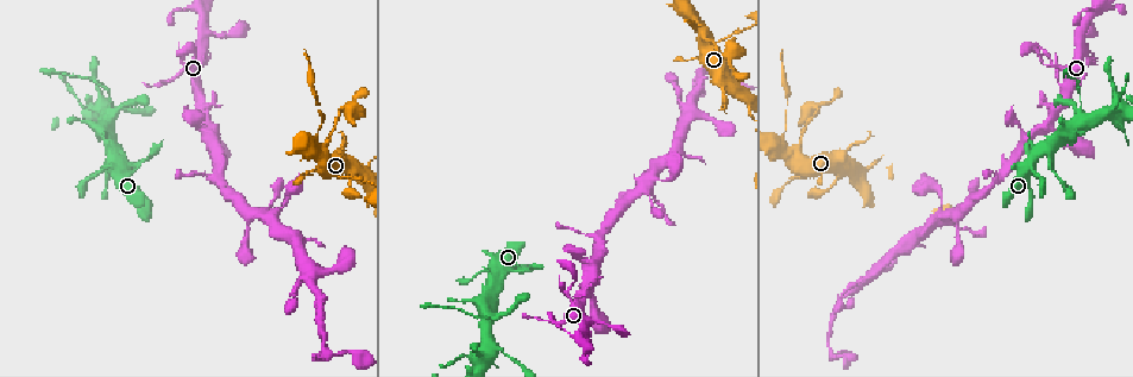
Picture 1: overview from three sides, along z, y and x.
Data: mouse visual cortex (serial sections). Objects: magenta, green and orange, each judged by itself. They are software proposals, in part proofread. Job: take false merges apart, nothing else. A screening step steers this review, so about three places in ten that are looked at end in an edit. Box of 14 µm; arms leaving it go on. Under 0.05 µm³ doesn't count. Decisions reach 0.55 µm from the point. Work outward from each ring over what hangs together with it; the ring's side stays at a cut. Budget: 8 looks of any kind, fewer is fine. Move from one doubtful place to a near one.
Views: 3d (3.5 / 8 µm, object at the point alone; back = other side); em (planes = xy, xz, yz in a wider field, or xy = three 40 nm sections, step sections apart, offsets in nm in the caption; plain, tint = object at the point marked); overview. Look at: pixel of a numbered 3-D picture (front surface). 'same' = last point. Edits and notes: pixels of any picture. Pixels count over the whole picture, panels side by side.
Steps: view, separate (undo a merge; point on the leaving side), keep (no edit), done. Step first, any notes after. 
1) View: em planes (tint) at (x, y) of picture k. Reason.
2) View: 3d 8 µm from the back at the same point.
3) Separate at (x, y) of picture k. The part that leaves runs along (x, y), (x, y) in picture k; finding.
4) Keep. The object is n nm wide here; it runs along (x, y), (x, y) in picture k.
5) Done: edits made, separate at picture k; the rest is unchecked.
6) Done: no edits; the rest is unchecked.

View: 3d 3.5 µm from the back at (319, 130) of picture 1. A narrow waist.

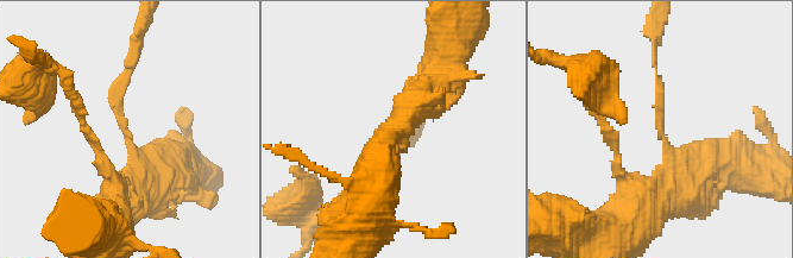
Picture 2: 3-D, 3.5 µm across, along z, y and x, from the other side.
View: em xy step 5 (tint) at (661, 134) of picture 2. The arms are 100, 350 nm wide; shape alone is not enough.

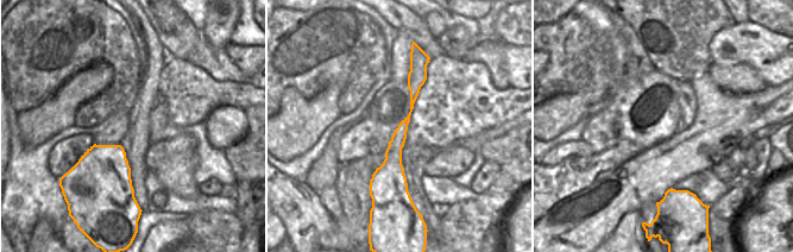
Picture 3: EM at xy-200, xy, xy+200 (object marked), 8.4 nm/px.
Separate at (659, 89) of picture 2. The part that leaves runs along (659, 125), (656, 33) in picture 2; two cells meet here.

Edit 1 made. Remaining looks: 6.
View: 3d 3.5 µm at (706, 74) of picture 1. Branch point.

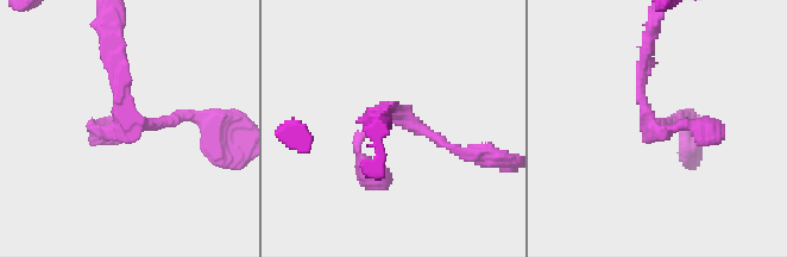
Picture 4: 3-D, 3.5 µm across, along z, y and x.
View: em xy step 2 (tint) at (649, 115) of picture 4. Now the EM.

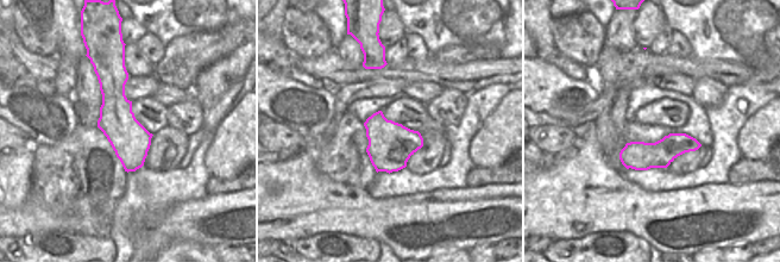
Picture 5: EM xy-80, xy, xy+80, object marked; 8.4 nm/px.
Keep. It runs along (111, 39), (128, 119), (190, 116) in picture 4; one cell here.

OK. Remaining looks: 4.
View: 3d 3.5 µm from the back at (1081, 119) of picture 1. Small branch off a trunk.

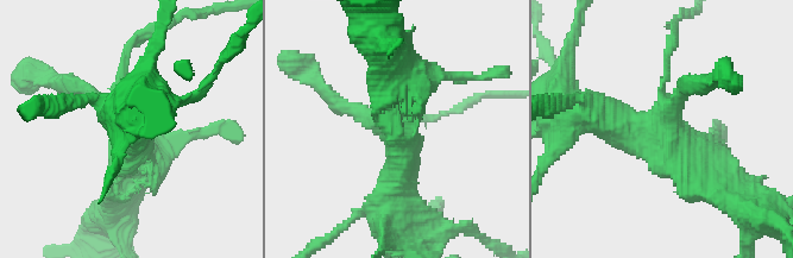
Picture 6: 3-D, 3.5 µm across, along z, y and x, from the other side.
View: em xy step 2 (tint) at (666, 126) of picture 6.

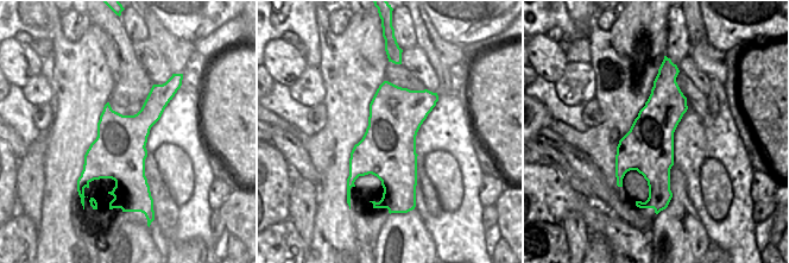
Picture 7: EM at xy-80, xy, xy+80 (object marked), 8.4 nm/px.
Separate at (669, 48) of picture 6. A second cell is stuck on.

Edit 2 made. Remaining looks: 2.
Done: edits made, separate at picture 2, separate at picture 6; the rest is unchecked.

